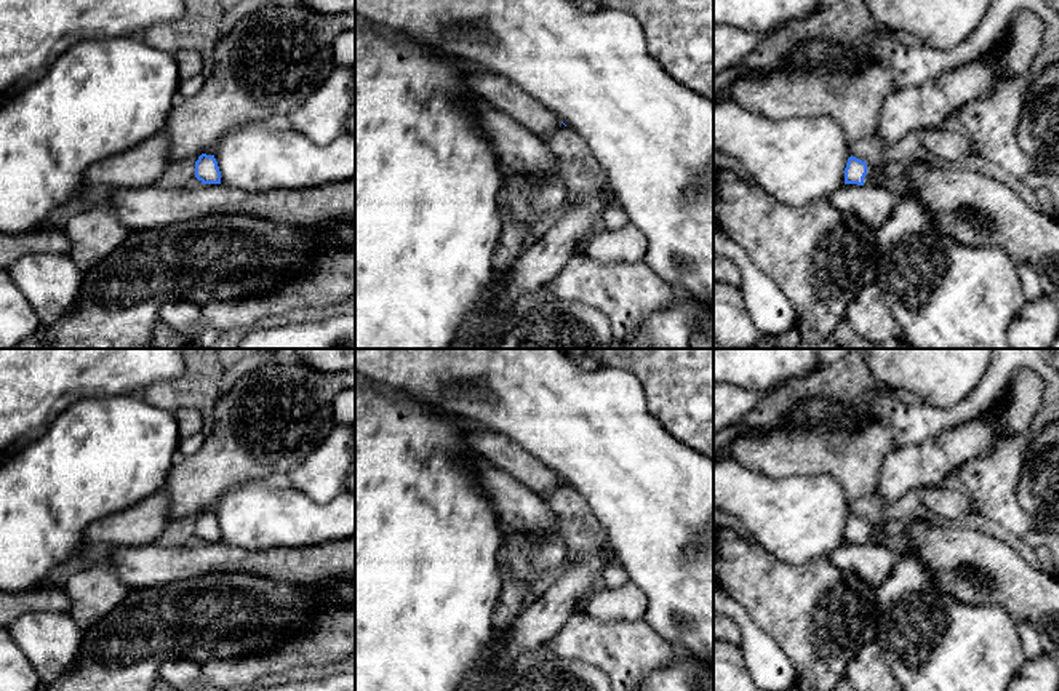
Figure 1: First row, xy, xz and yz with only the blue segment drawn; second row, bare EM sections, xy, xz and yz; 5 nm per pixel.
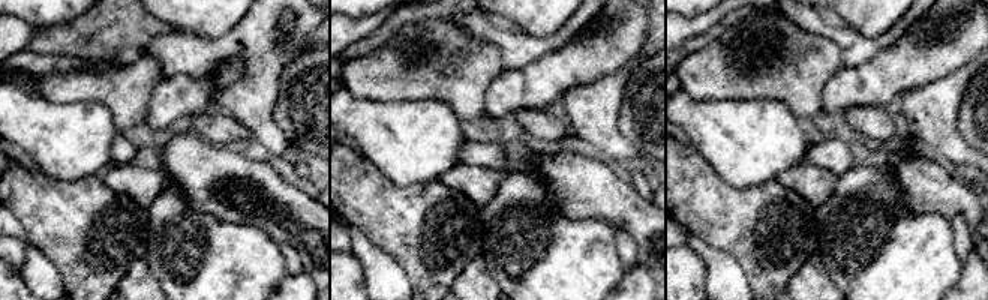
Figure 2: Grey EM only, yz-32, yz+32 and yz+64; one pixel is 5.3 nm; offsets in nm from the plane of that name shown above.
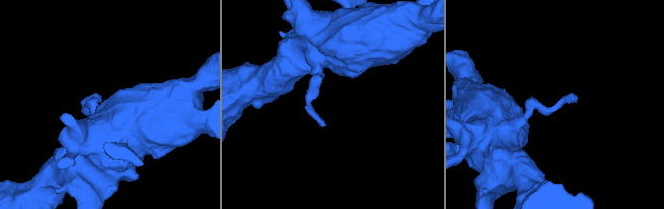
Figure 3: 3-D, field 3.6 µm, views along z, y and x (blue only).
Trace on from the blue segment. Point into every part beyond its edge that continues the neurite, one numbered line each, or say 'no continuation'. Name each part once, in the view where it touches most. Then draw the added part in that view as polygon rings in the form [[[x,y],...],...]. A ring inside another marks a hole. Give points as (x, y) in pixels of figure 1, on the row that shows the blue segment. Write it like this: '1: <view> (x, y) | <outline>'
1: yz (874, 173) | [[[886,163],[873,166],[873,165],[867,165],[867,174],[864,178],[864,186],[877,186],[878,178],[881,174],[881,170],[885,168]]]

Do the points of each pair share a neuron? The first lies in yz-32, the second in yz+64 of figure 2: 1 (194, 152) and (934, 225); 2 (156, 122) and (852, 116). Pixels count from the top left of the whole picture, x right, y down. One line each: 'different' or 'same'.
1: different
2: different

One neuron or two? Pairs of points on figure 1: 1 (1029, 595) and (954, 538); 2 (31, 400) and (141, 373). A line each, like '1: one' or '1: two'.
1: one
2: one

